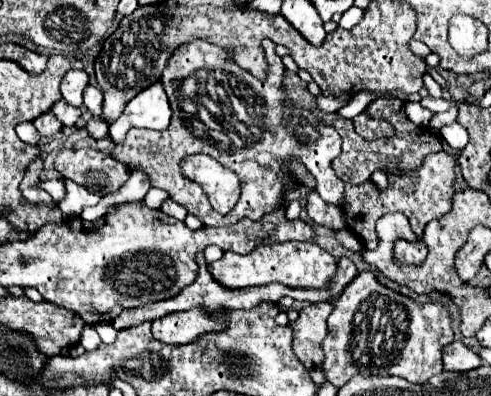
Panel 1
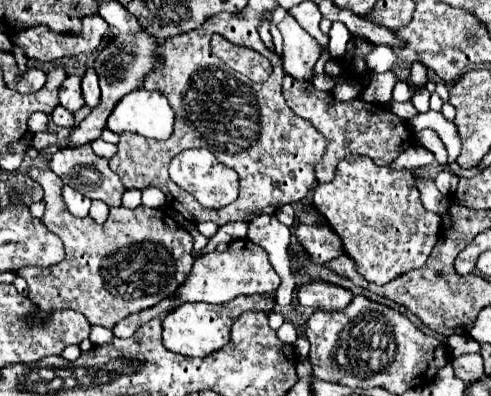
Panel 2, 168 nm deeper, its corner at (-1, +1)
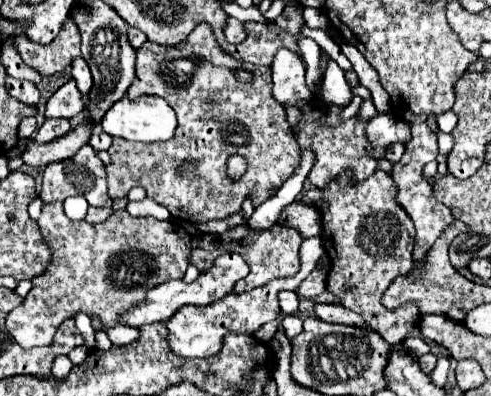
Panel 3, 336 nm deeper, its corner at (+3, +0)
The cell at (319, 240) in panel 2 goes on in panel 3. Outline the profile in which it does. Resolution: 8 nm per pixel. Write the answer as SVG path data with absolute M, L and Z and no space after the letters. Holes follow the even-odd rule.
M273 225L273 229L267 229L267 233L255 237L247 227L235 227L229 229L221 235L201 235L201 237L193 237L191 239L191 257L189 261L193 265L199 267L199 271L207 271L217 259L217 251L237 251L243 255L243 259L247 261L247 265L251 267L251 275L247 275L247 279L237 281L235 293L243 293L243 291L251 291L255 287L265 285L271 279L283 279L283 277L293 277L299 269L301 269L301 257L299 257L299 247L303 243L303 235L297 233L291 227L283 227L283 225Z

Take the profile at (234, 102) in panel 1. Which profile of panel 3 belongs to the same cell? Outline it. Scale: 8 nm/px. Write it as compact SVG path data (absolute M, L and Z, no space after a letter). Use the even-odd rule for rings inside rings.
M205 21L199 23L195 31L183 43L175 47L147 41L137 51L135 79L127 93L129 97L139 97L139 95L163 97L177 113L177 131L173 139L167 143L135 143L135 141L113 137L113 145L109 149L111 163L107 165L111 197L113 199L127 197L127 193L135 185L141 185L147 191L149 199L155 199L157 203L165 205L175 219L189 221L189 223L207 223L215 219L227 219L241 209L247 197L251 199L253 207L259 207L263 201L271 197L273 189L279 189L279 185L283 185L283 181L287 181L299 169L299 163L301 163L301 149L293 139L285 109L281 103L275 101L271 89L273 89L271 69L237 61L235 57L225 53L221 45L217 43L211 25ZM235 67L253 71L255 81L239 83L231 73L231 69ZM231 155L241 155L247 161L247 169L243 177L239 179L231 179L227 175L227 161ZM187 159L195 159L199 161L199 165L195 167L195 173L191 173L191 177L179 179L175 169Z

